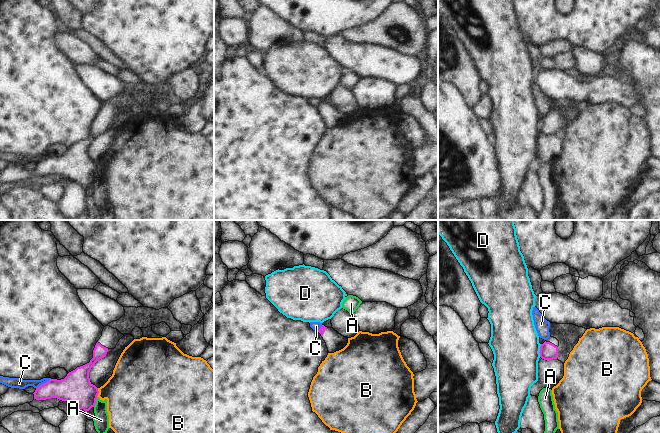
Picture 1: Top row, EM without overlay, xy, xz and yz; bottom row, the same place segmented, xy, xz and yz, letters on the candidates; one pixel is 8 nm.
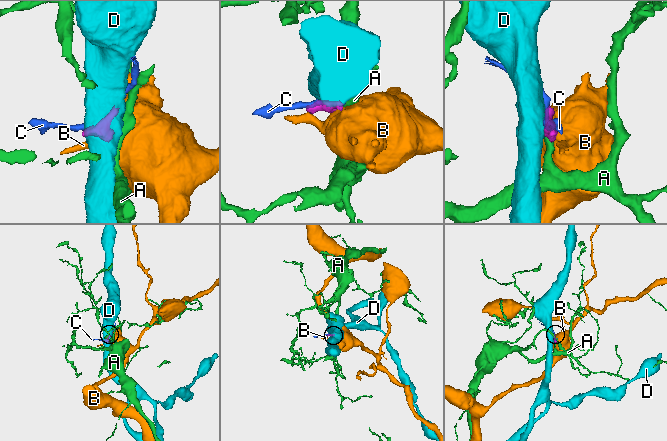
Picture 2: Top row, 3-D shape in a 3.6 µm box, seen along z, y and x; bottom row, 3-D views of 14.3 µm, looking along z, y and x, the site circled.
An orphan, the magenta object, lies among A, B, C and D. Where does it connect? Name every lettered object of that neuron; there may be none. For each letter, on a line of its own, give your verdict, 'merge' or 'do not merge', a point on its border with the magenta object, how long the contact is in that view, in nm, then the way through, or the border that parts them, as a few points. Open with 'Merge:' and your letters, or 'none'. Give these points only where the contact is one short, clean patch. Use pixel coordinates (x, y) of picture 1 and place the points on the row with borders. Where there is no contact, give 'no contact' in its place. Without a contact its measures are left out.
Merge: none
A: do not merge; meets magenta in xy at (95, 402); contact 90 nm long; border along xy (97, 397), (96, 403), (93, 406)
B: do not merge; meets magenta in xy at (98, 392); contact 70 nm long; border along xy (98, 388), (96, 396)
C: do not merge; meets magenta in xy at (44, 383); contact 150 nm long
D: do not merge; meets magenta in yz at (540, 350); contact 110 nm long

